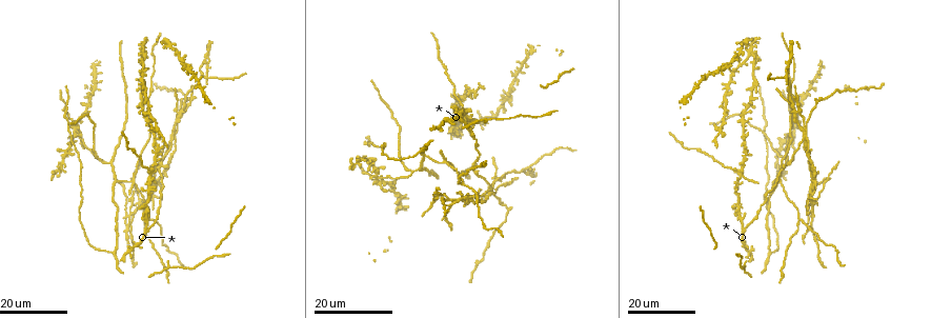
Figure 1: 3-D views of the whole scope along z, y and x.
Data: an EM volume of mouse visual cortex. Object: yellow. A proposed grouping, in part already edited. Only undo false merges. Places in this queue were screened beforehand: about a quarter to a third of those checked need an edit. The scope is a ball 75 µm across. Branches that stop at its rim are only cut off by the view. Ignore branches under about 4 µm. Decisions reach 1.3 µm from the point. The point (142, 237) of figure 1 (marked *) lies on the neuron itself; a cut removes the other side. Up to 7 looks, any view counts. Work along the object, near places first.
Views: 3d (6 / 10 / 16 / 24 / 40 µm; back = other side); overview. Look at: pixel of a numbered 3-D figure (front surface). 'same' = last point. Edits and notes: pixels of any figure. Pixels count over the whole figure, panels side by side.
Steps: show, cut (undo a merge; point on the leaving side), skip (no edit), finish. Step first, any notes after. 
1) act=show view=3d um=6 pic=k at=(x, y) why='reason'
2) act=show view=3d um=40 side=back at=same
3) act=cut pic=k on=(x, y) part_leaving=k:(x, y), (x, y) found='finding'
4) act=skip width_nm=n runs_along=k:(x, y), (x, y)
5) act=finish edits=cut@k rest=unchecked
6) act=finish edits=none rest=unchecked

act=show view=3d um=16 pic=1 at=(149, 230) why='arms part here'

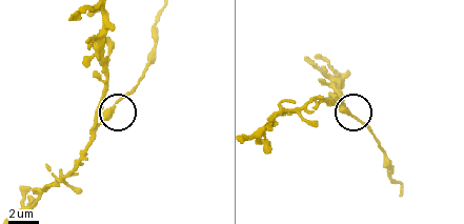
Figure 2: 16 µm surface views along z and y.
act=show view=3d um=6 pic=2 at=(106, 112) why='closer look'

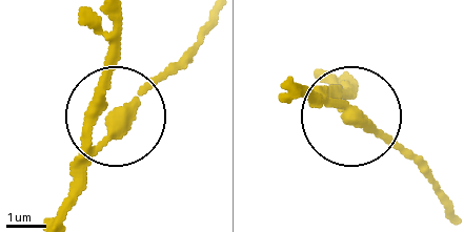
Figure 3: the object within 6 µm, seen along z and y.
act=cut pic=3 on=(145, 92) side_arm_um=115 part_leaving=3:(113, 127), (206, 20) found='a second neuron is stuck on'

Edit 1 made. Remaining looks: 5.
act=show view=3d um=24 pic=1 at=(750, 250) why='four arms meet'

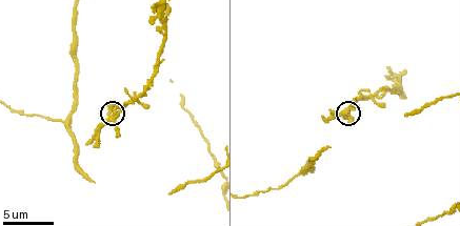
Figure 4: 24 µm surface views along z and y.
act=show view=3d um=6 pic=4 at=(346, 111)

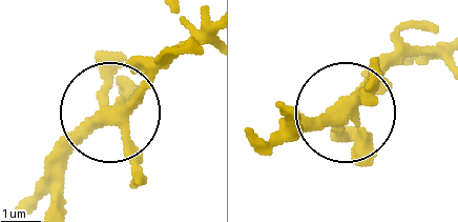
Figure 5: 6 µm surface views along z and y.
act=skip side_arm_um=61 runs_along=5:(204, 29), (117, 113), (140, 177) found='continuous, no second neuron'

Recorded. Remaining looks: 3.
act=show view=3d um=16 pic=1 at=(463, 117) why='looks like a crossing'

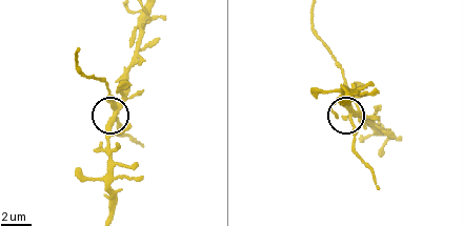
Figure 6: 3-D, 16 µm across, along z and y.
act=show view=3d um=6 pic=6 at=(352, 121)

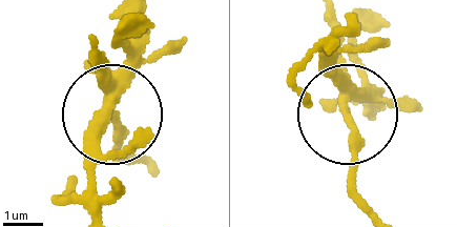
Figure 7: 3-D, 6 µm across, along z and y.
act=skip runs_along=7:(327, 42), (347, 122), (347, 189) found='continuous, no second neuron'

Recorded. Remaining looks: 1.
act=finish edits=cut@3 rest=unchecked

